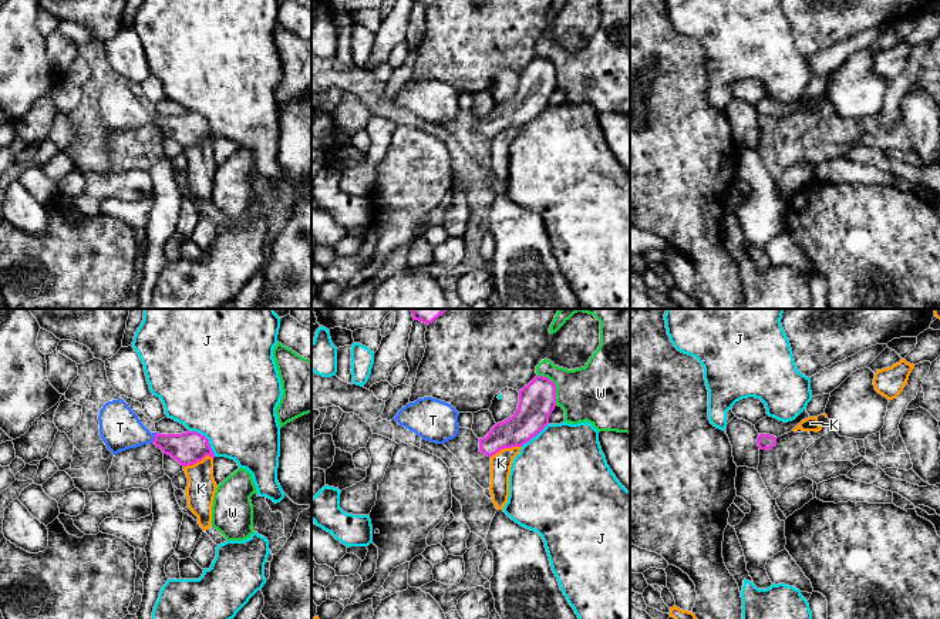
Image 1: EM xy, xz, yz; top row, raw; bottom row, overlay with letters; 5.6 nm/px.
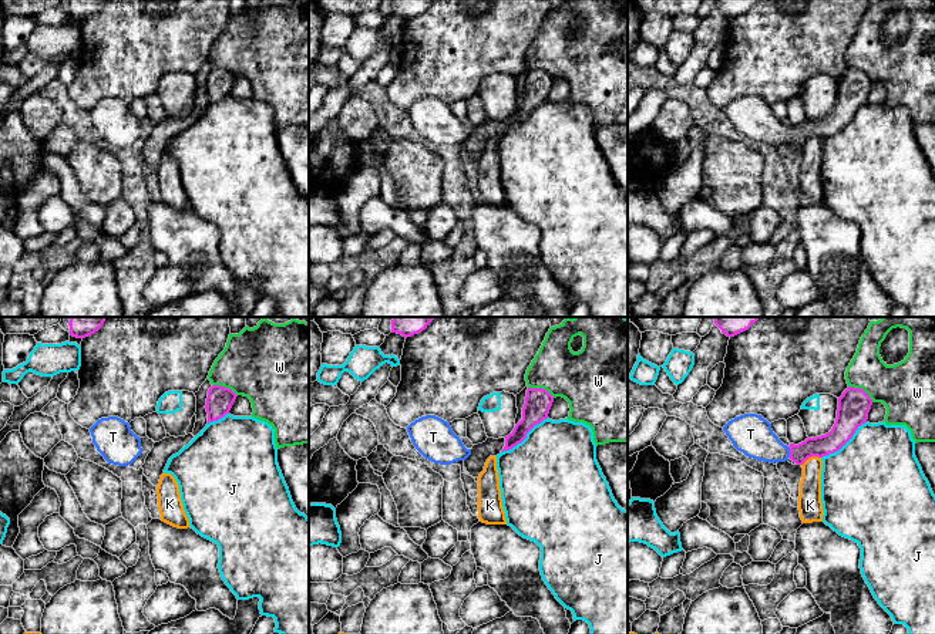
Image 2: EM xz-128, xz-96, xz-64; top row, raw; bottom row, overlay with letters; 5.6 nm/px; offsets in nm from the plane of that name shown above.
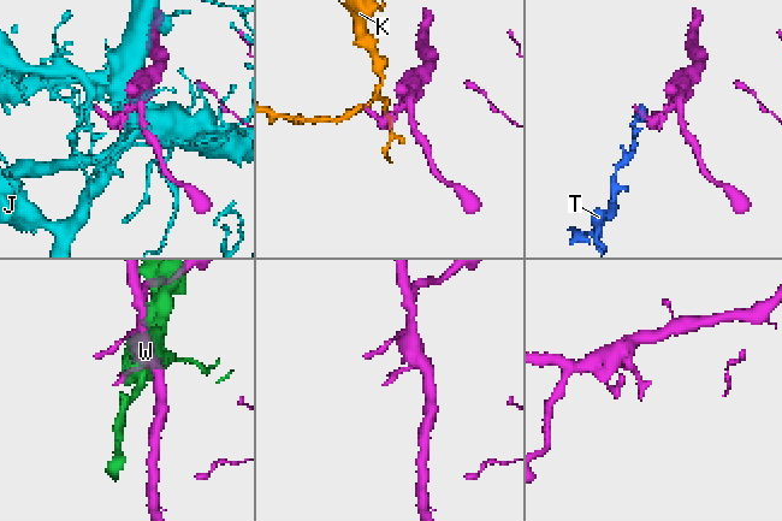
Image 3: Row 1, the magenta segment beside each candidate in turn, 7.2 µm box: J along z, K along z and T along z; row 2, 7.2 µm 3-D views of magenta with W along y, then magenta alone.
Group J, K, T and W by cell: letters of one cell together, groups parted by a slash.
J / K / T / W

